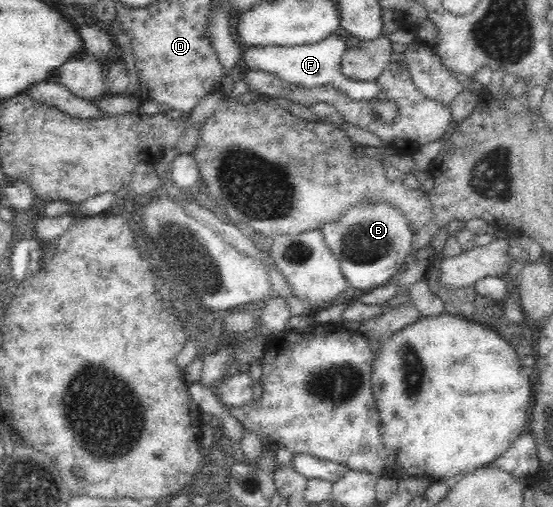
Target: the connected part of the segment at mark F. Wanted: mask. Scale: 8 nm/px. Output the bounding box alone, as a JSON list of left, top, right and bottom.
[241,33,379,101]

